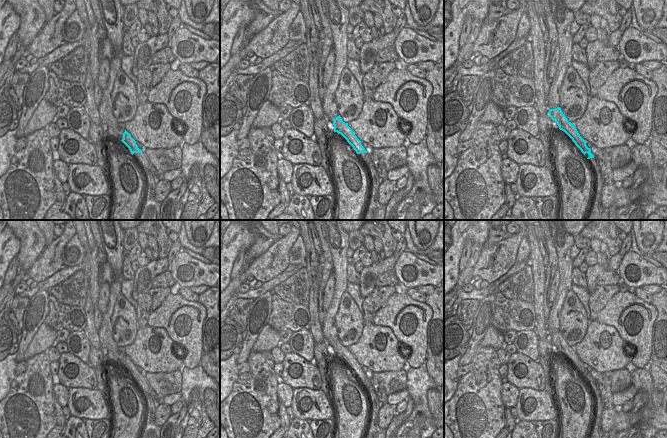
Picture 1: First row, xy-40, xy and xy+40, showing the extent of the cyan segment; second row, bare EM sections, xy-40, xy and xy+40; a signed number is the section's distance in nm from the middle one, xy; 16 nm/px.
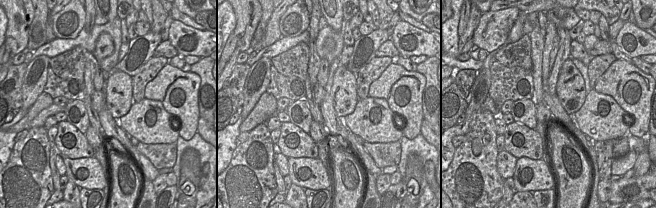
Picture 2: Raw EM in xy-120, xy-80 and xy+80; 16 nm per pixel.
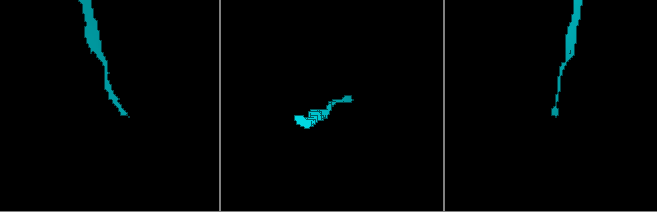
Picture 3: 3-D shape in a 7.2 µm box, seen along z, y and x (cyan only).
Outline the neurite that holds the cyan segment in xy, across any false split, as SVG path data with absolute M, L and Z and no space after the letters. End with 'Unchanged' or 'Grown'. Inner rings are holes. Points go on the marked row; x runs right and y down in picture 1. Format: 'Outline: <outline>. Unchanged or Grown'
Outline: M340 115L333 119L334 132L341 134L347 142L353 147L364 164L372 161L372 157L362 146L361 141L357 138L348 123L342 121Z. Grown

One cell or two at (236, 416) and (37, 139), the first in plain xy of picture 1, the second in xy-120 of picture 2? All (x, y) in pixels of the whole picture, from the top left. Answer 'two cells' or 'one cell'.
one cell

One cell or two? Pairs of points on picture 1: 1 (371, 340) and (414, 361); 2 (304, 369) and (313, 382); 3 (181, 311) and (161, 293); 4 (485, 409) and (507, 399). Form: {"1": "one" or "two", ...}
{"1": "two", "2": "one", "3": "two", "4": "two"}

